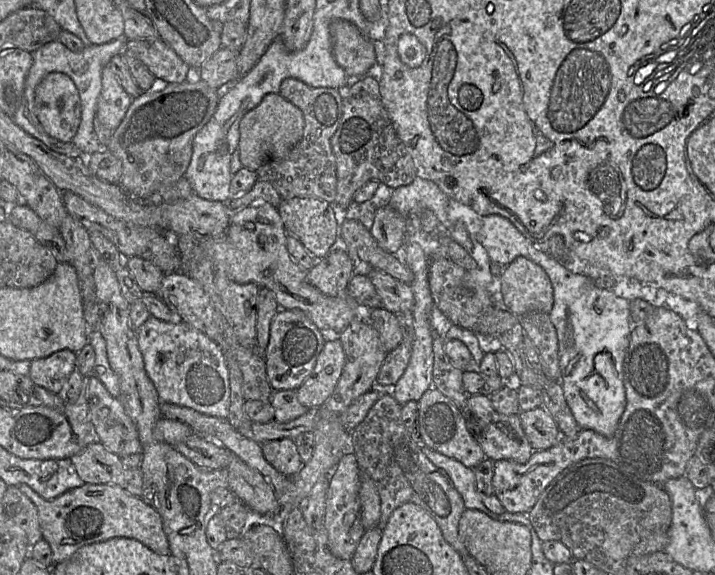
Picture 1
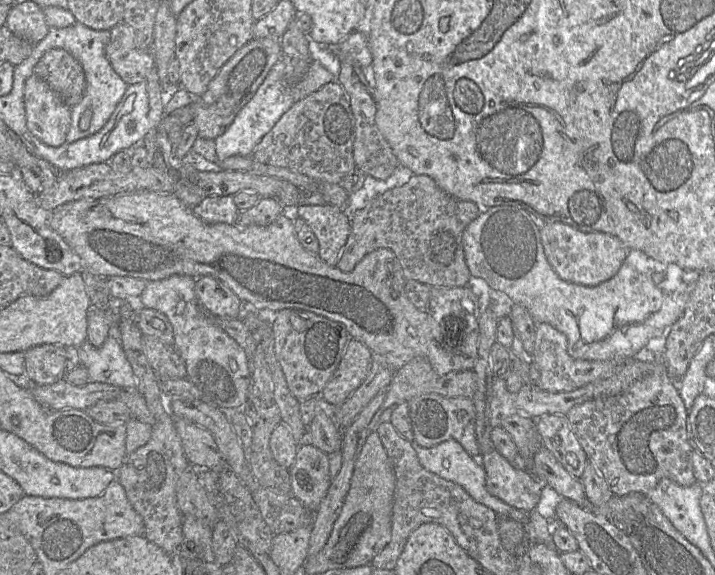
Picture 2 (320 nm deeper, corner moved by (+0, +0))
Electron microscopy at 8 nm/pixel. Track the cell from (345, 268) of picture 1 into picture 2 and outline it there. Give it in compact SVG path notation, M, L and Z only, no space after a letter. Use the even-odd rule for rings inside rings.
M413 174L404 185L373 198L364 208L354 213L348 213L351 230L336 267L342 272L351 272L368 253L387 248L398 258L406 280L415 280L430 287L465 287L471 274L465 261L462 235L480 213L481 208L475 203L449 195L431 177Z

